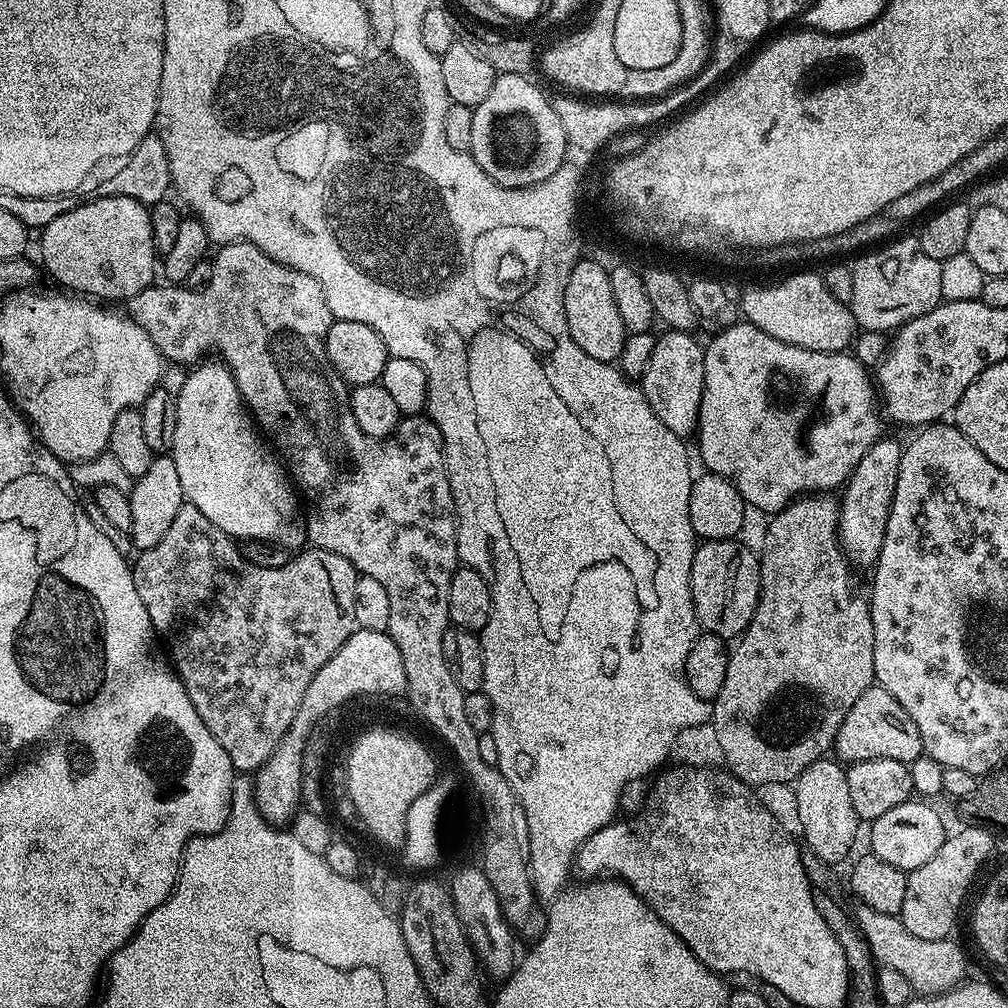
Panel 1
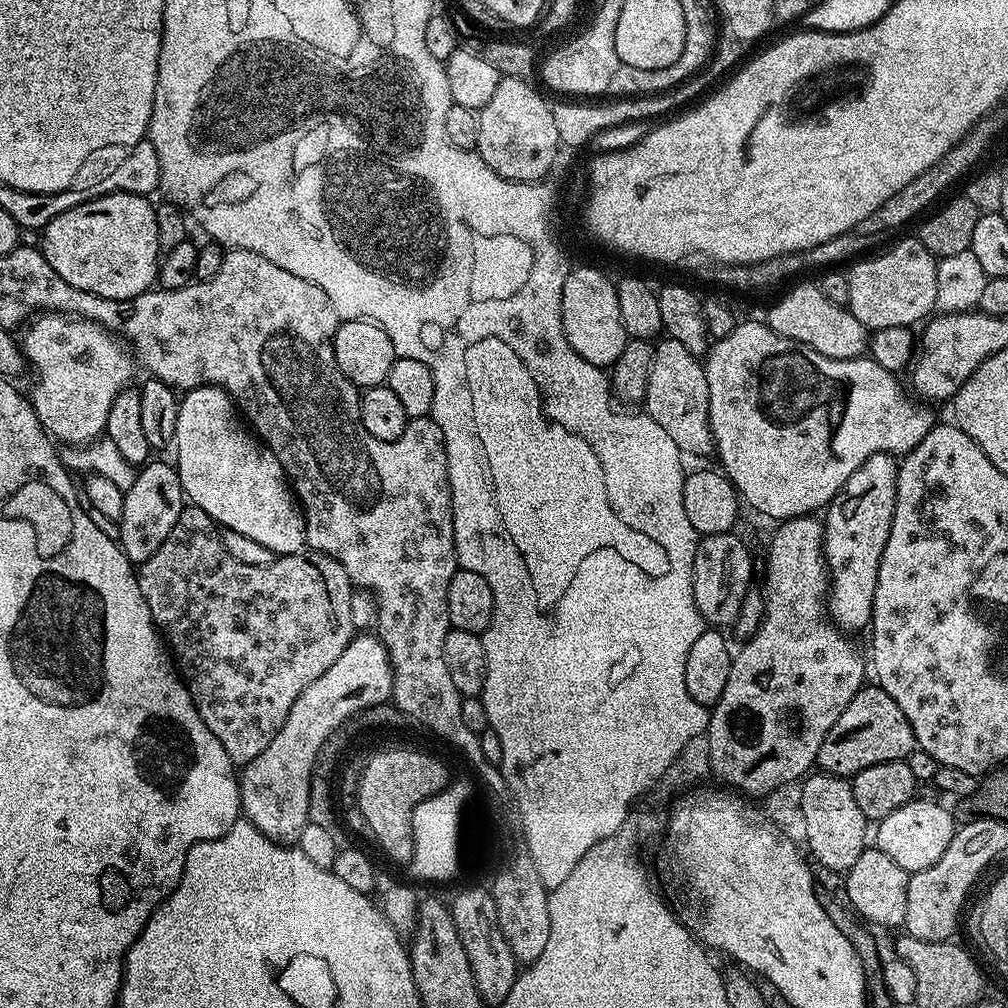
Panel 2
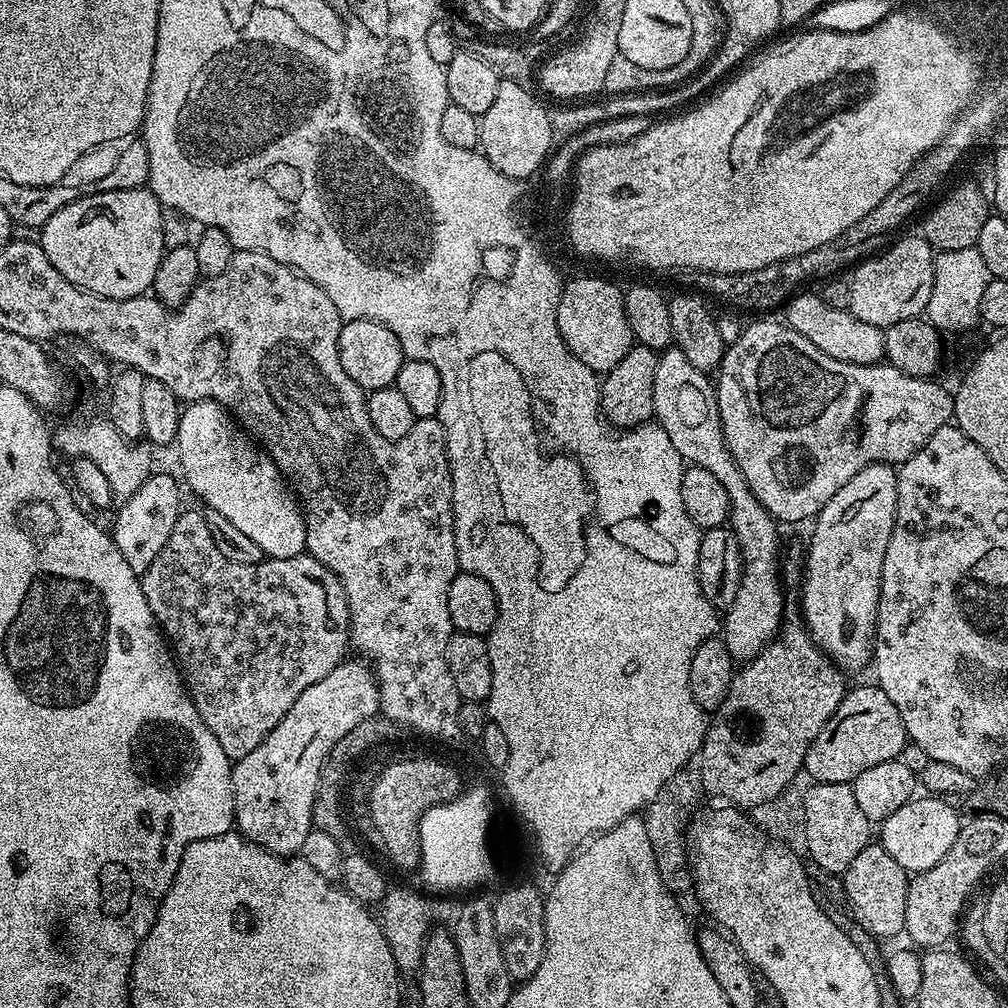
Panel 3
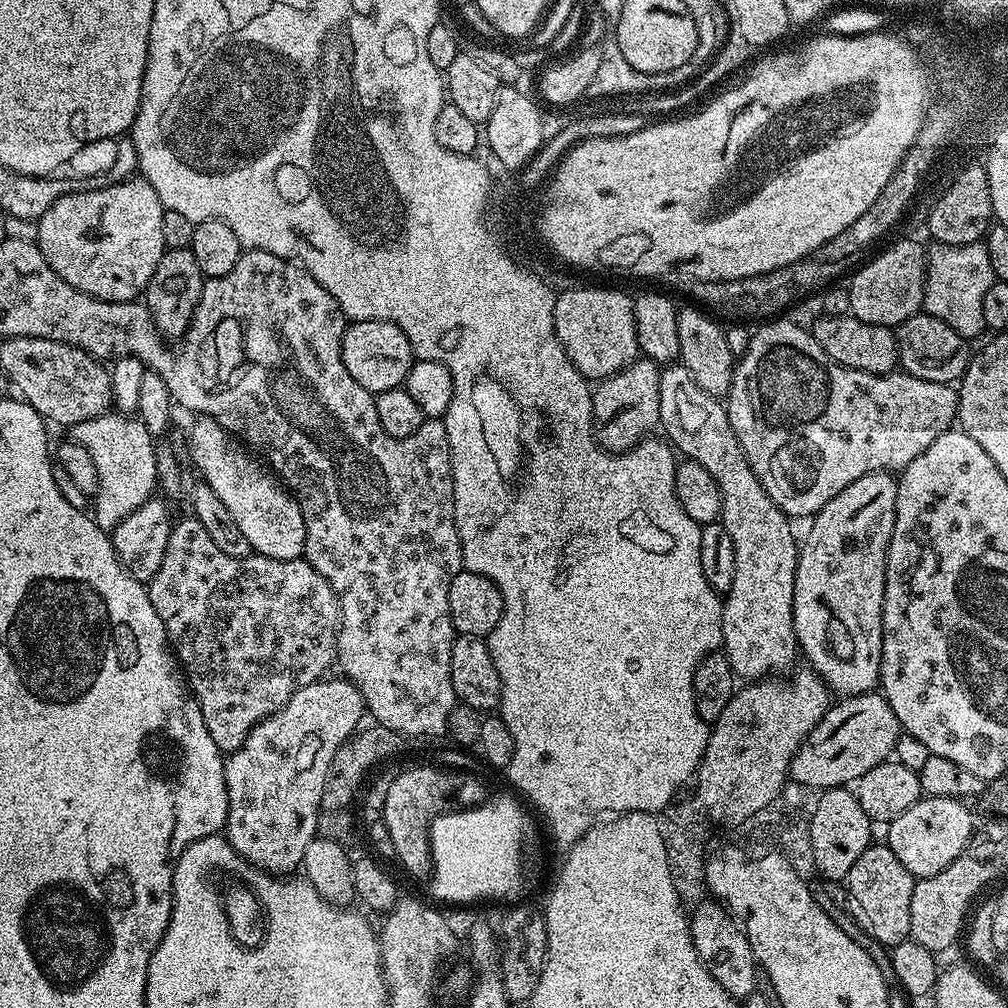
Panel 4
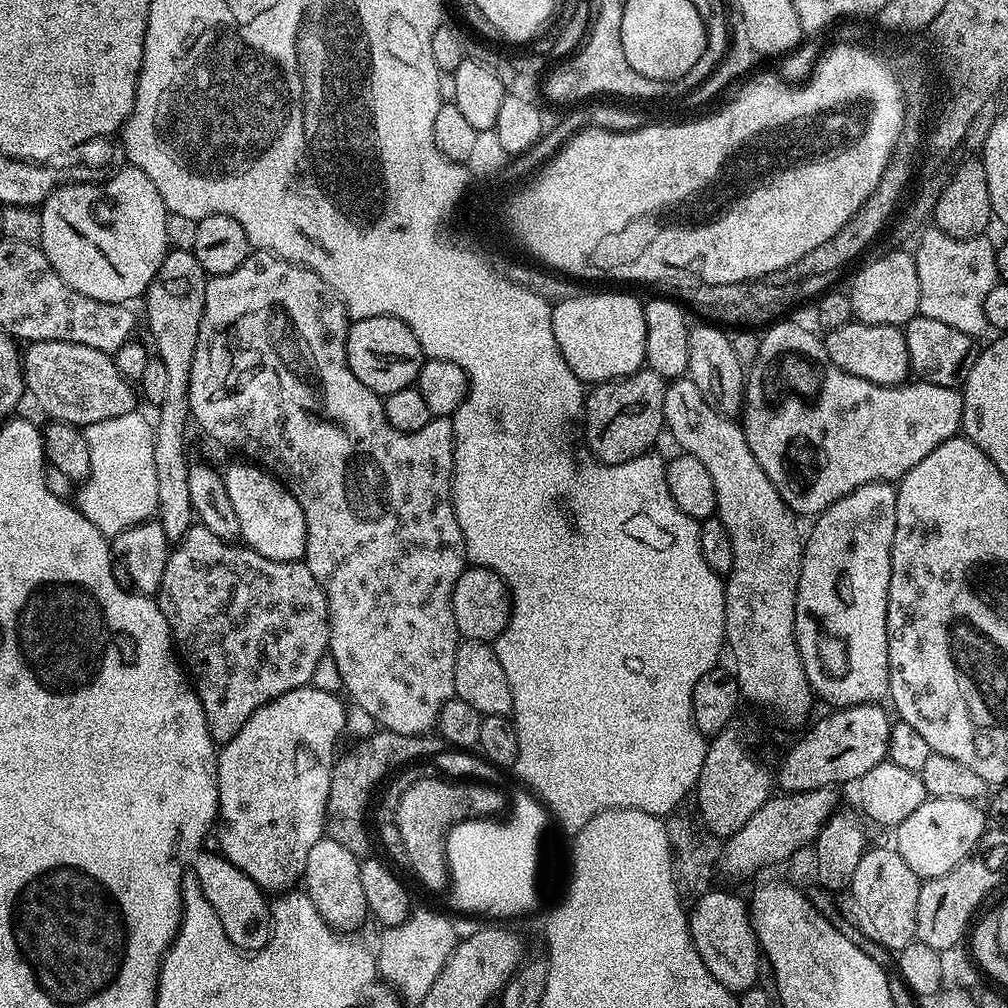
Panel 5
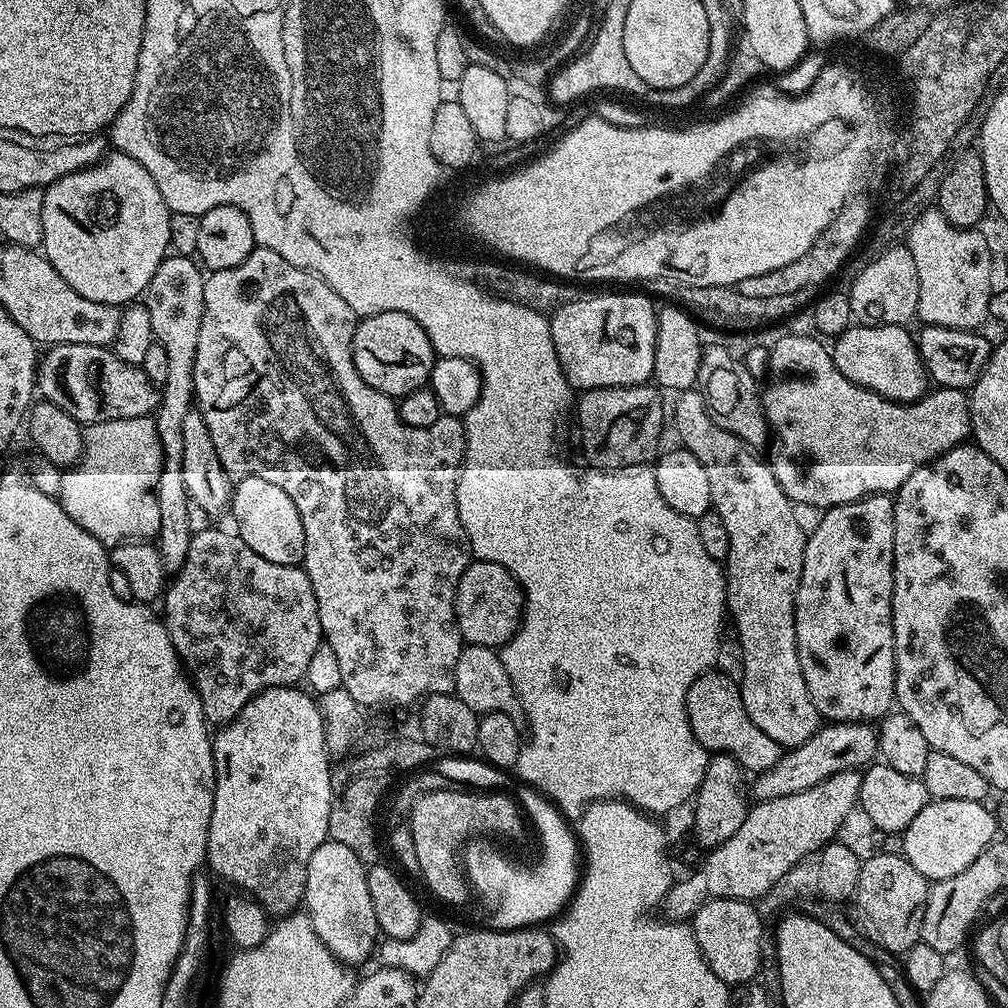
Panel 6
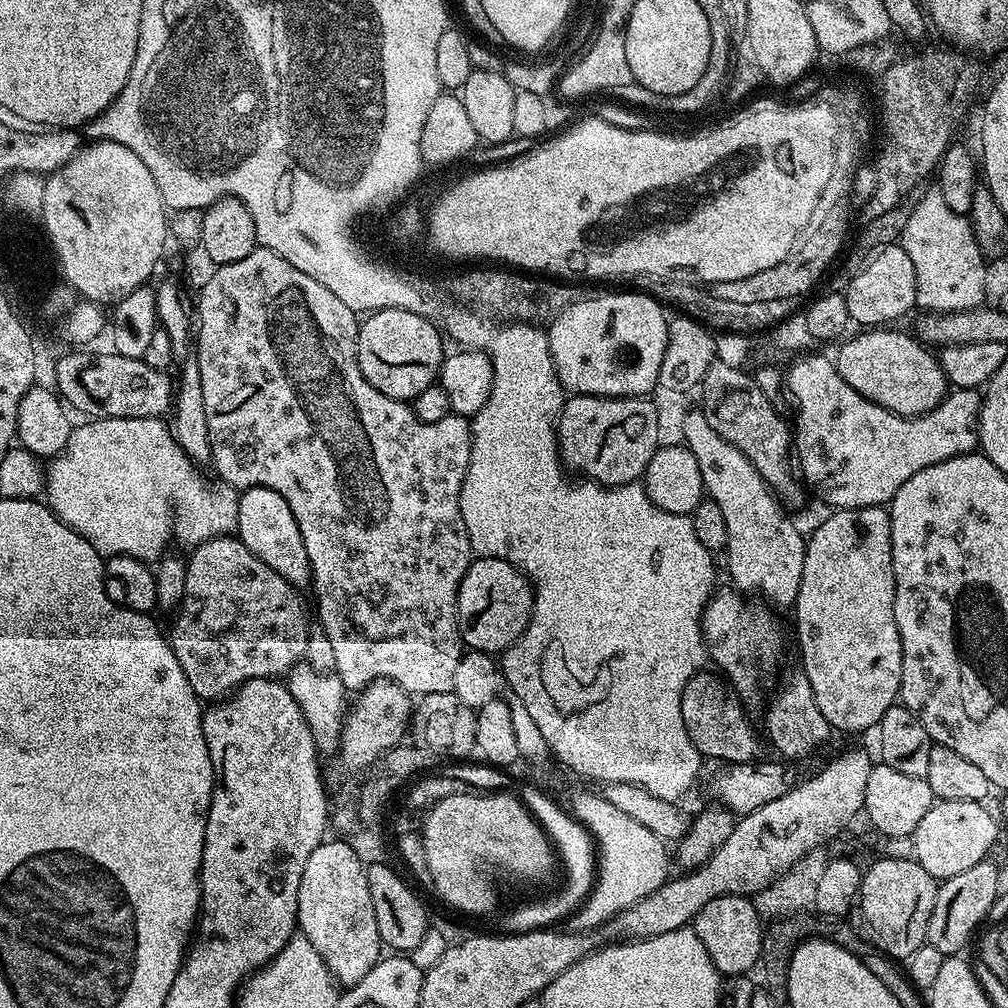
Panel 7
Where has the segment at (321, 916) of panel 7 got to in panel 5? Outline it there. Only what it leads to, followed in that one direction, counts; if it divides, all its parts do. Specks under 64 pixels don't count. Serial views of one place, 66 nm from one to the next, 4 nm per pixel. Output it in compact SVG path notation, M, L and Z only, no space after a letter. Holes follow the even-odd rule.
M321 838L314 846L314 850L310 850L310 858L306 858L306 870L302 877L303 883L306 885L308 897L314 902L314 906L318 910L318 914L322 914L322 918L327 920L331 928L337 930L356 930L360 923L365 919L369 919L370 913L366 906L366 894L362 894L362 874L360 873L360 860L354 853L346 847L339 845L327 838Z

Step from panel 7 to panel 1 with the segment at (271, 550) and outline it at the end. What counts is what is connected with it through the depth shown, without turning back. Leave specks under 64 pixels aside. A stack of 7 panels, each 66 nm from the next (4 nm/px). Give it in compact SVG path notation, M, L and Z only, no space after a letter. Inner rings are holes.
M204 363L189 371L193 372L175 393L178 426L170 455L178 466L185 501L198 506L218 530L237 541L263 540L299 549L306 540L306 524L285 465L258 431L228 365Z

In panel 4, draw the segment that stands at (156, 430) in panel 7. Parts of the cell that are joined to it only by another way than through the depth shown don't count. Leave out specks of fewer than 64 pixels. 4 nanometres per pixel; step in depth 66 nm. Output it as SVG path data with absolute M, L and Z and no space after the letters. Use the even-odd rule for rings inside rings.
M109 410L98 418L71 425L71 439L77 444L84 444L98 466L98 490L94 497L96 525L105 530L116 527L122 518L126 518L142 502L153 499L157 491L156 450L154 438L138 418Z

